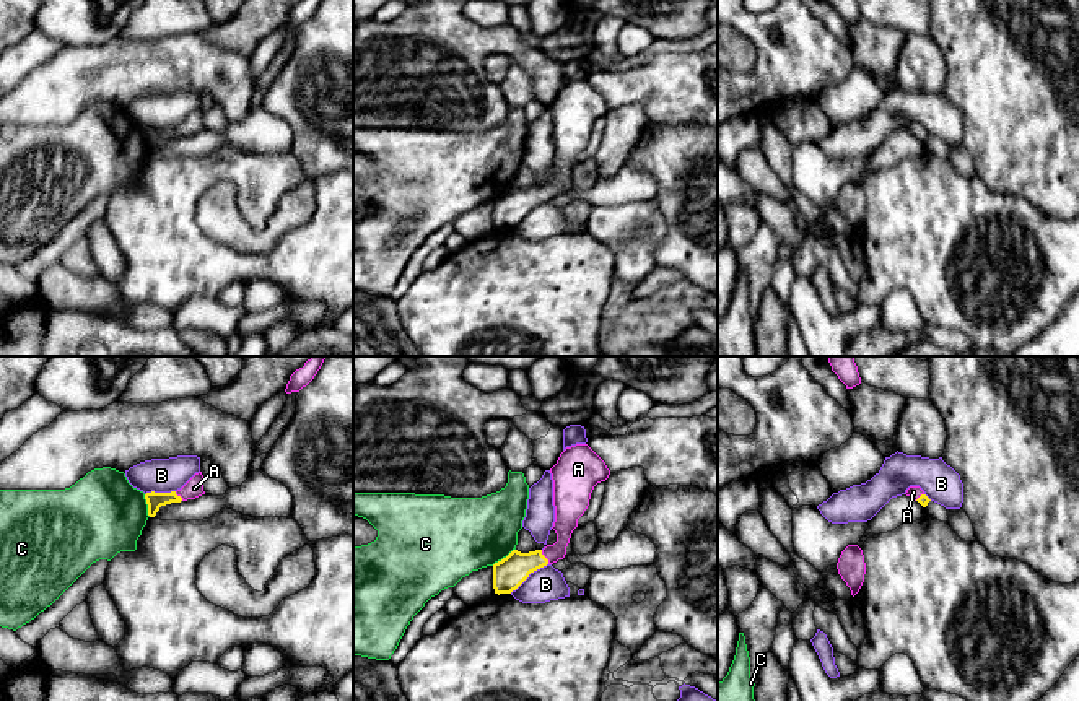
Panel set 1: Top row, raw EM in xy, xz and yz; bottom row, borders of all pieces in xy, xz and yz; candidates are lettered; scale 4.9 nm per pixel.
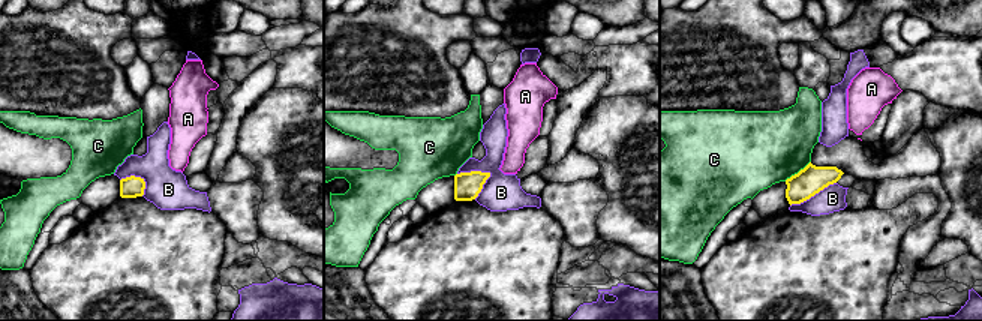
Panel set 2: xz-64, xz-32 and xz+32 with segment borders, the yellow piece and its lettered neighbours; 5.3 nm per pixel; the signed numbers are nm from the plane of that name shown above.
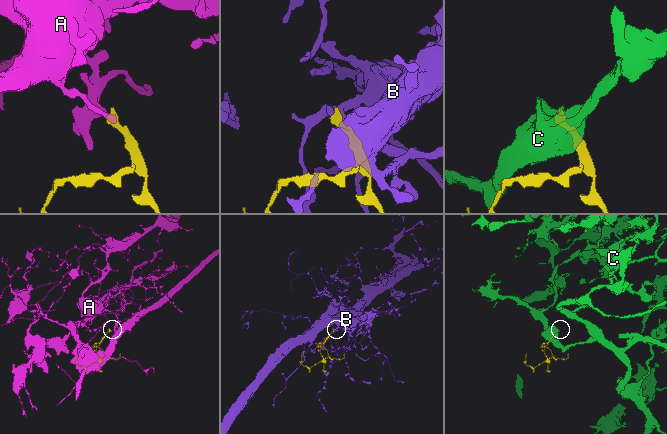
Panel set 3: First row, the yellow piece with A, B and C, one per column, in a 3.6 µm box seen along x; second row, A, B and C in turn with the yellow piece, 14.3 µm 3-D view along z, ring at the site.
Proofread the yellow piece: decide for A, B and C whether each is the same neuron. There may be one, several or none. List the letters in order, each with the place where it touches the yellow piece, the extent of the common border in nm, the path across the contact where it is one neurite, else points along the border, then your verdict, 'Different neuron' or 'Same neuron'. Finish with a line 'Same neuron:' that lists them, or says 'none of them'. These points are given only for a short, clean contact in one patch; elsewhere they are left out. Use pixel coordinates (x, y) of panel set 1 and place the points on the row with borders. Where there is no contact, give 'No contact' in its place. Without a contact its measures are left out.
A: Touches yellow at xz (544, 557). Shared border 80 nm. Path across: xz (510, 573), (519, 565), (544, 557), (562, 542), (567, 513). Same neuron
B: Touches yellow at xz (528, 576). Shared border 240 nm. Different neuron
C: Touches yellow at xz (503, 558). Shared border 150 nm. Boundary: xz (515, 548), (492, 565). Different neuron
Same neuron: A

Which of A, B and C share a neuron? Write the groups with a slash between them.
A / B / C

